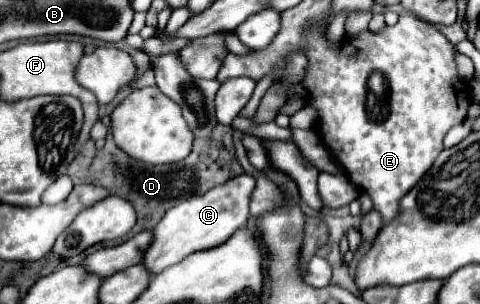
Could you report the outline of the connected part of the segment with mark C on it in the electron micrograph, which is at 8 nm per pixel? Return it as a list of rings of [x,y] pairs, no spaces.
[[[243,173],[239,177],[229,179],[223,185],[217,185],[209,189],[205,195],[193,195],[185,201],[181,201],[177,207],[169,209],[165,217],[155,227],[155,241],[145,251],[143,265],[151,273],[161,273],[163,269],[183,261],[193,251],[211,249],[225,239],[229,239],[239,227],[247,225],[249,219],[249,199],[255,189],[255,177],[249,173]]]

